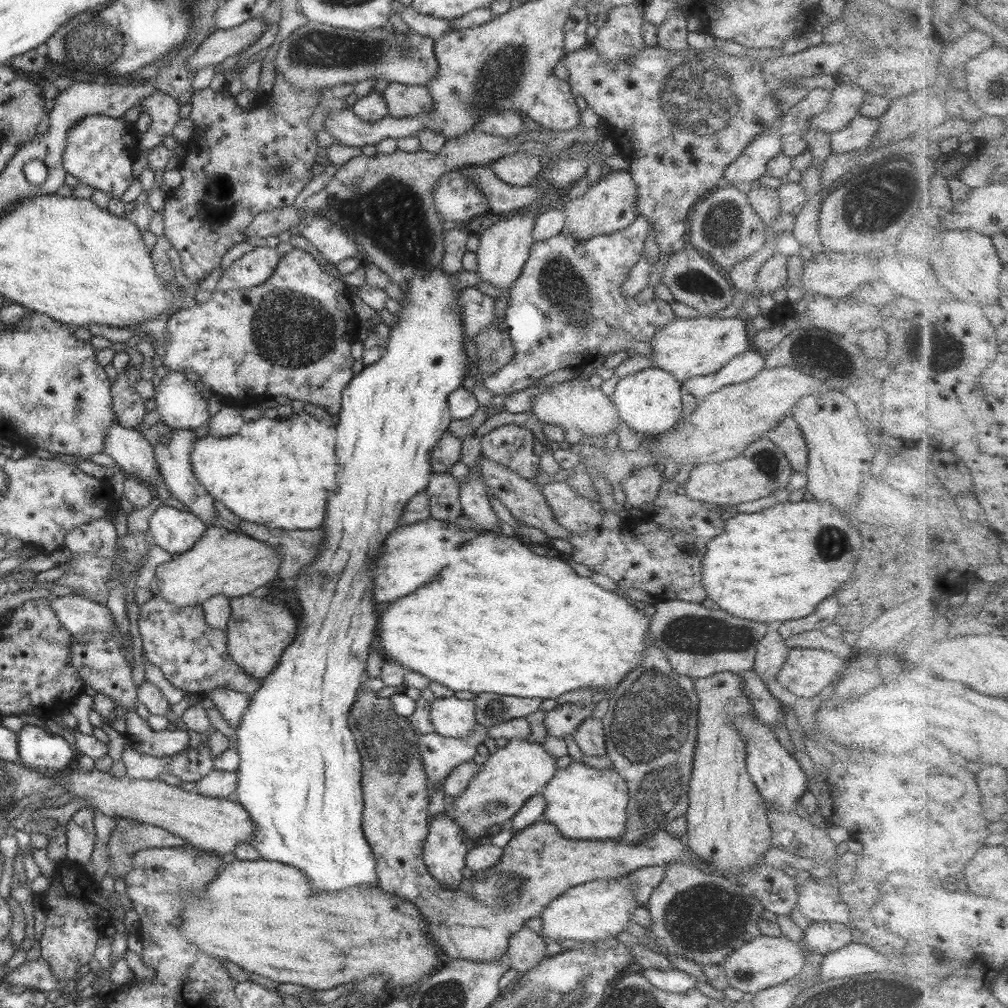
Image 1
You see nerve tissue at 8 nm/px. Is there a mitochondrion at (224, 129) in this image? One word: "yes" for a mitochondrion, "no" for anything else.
no

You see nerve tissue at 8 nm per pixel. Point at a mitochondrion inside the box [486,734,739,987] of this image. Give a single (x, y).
(516, 881)

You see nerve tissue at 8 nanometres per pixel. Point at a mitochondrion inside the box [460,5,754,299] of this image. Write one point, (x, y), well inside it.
(693, 80)

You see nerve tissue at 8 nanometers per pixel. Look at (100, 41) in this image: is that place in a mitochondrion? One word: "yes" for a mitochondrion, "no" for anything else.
yes

